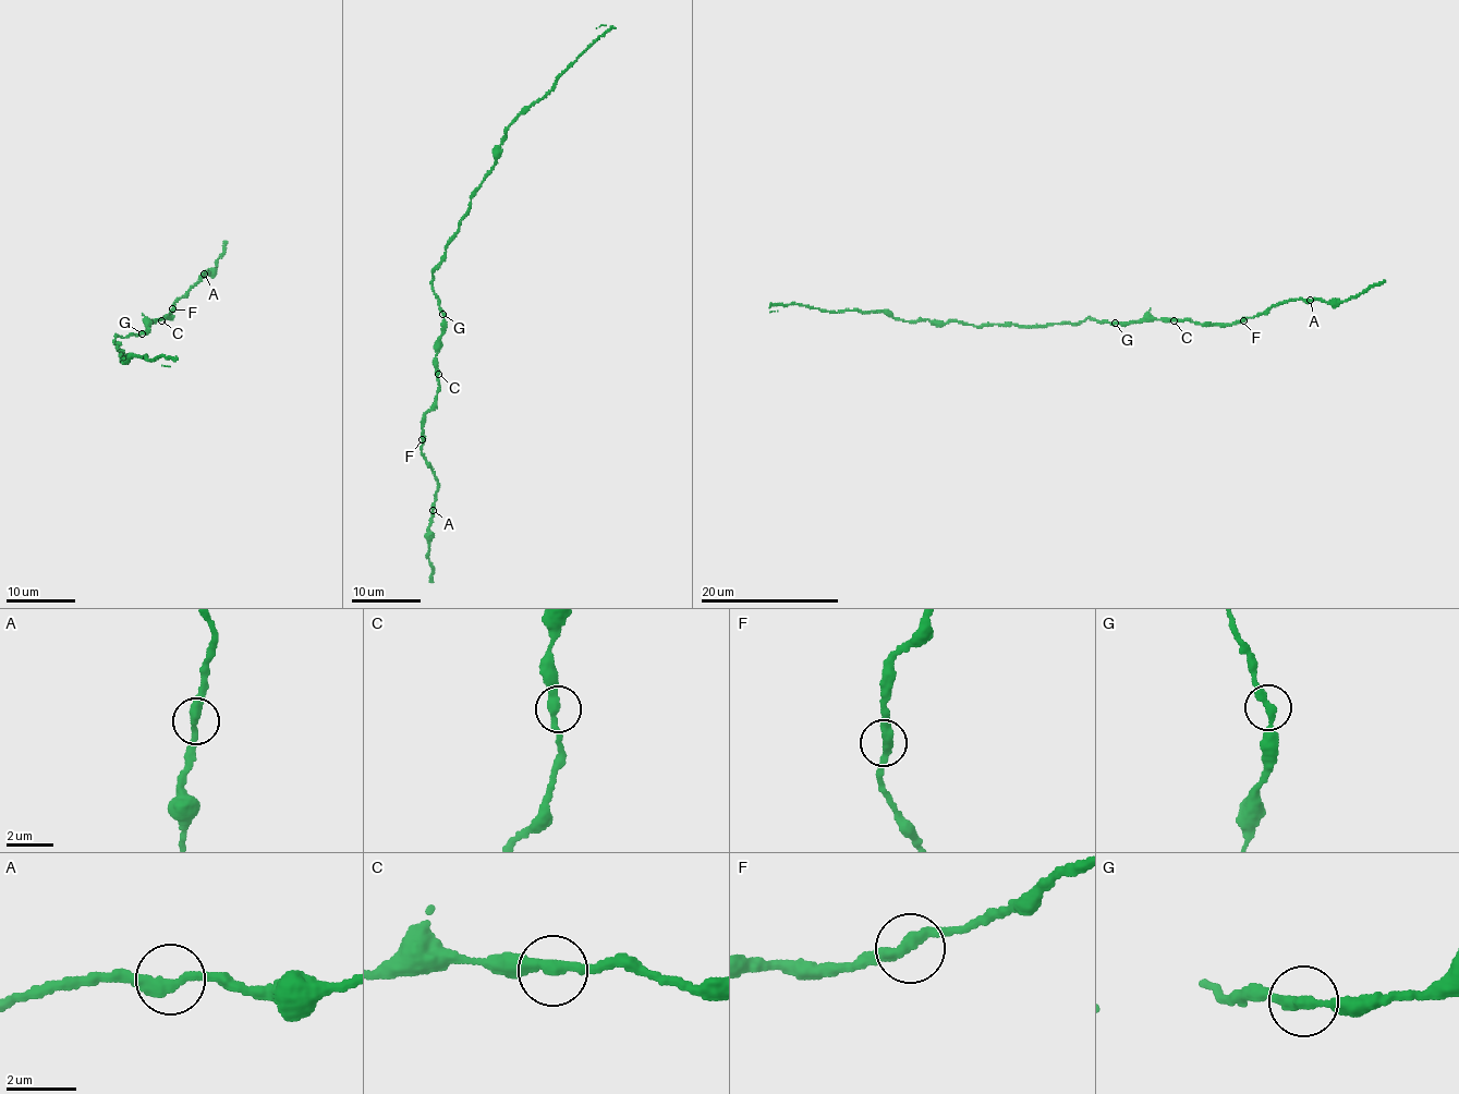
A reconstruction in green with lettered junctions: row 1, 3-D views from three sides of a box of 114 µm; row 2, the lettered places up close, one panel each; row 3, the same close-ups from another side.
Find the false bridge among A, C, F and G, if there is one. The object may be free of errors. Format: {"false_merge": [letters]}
{"false_merge": []}

